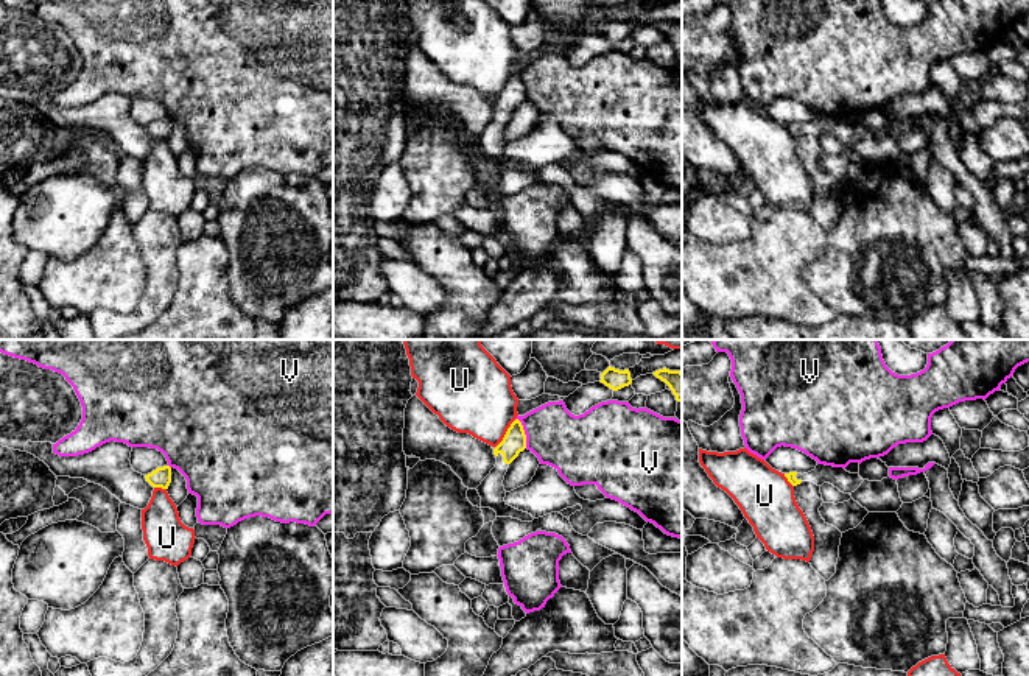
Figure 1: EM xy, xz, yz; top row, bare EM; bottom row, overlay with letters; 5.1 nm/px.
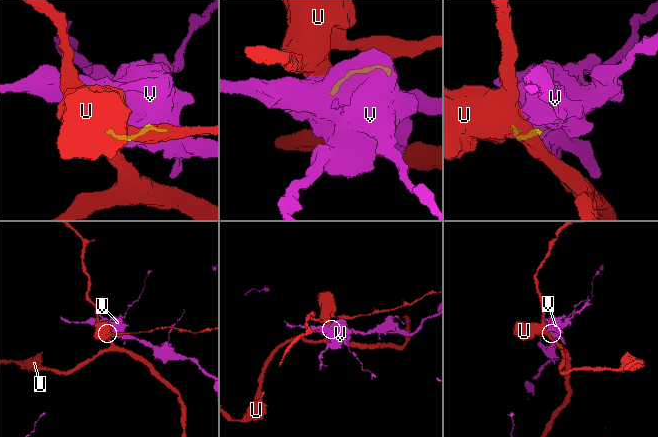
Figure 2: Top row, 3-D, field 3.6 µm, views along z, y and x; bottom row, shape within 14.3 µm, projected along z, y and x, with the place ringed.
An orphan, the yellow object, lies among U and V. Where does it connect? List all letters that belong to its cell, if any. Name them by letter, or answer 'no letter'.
no letter

